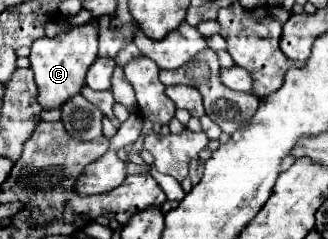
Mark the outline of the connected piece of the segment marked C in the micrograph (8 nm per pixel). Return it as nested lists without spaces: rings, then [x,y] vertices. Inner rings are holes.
[[[90,20],[82,26],[72,26],[66,32],[60,32],[60,36],[54,38],[40,38],[32,44],[30,54],[30,68],[34,70],[36,86],[40,90],[38,100],[44,110],[60,108],[70,96],[78,94],[84,86],[86,72],[90,64],[98,56],[98,20]]]

